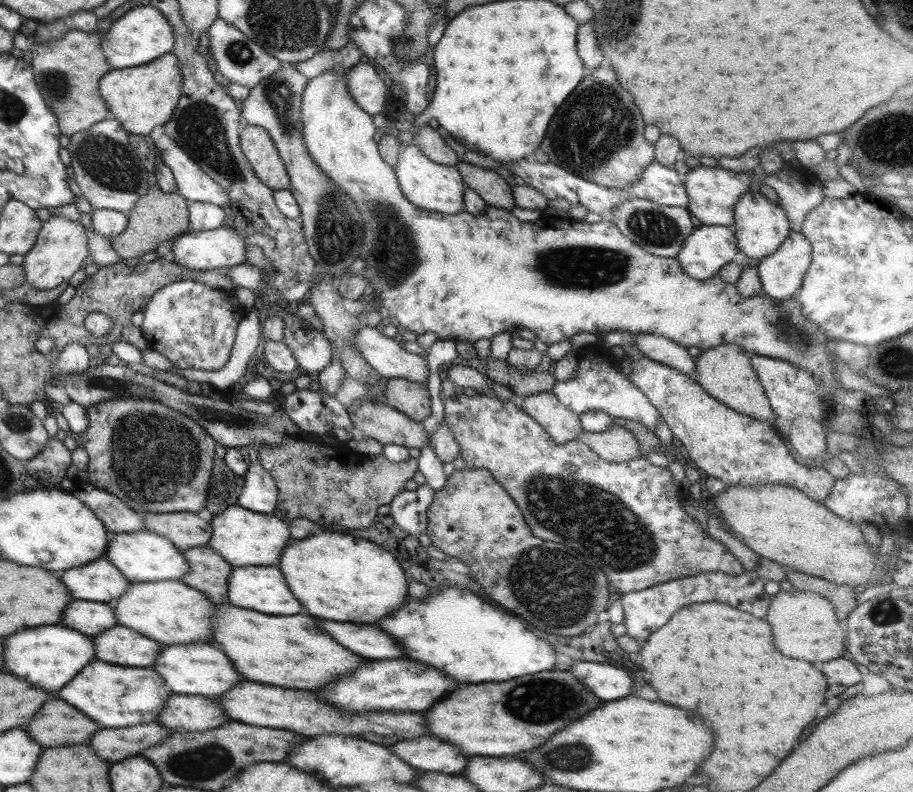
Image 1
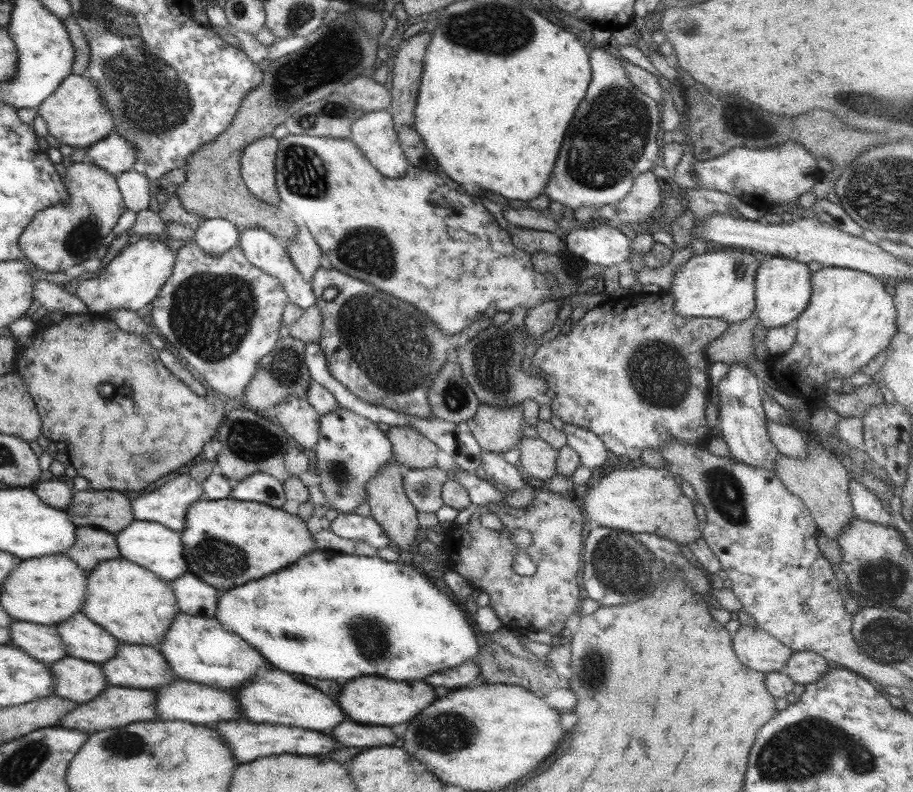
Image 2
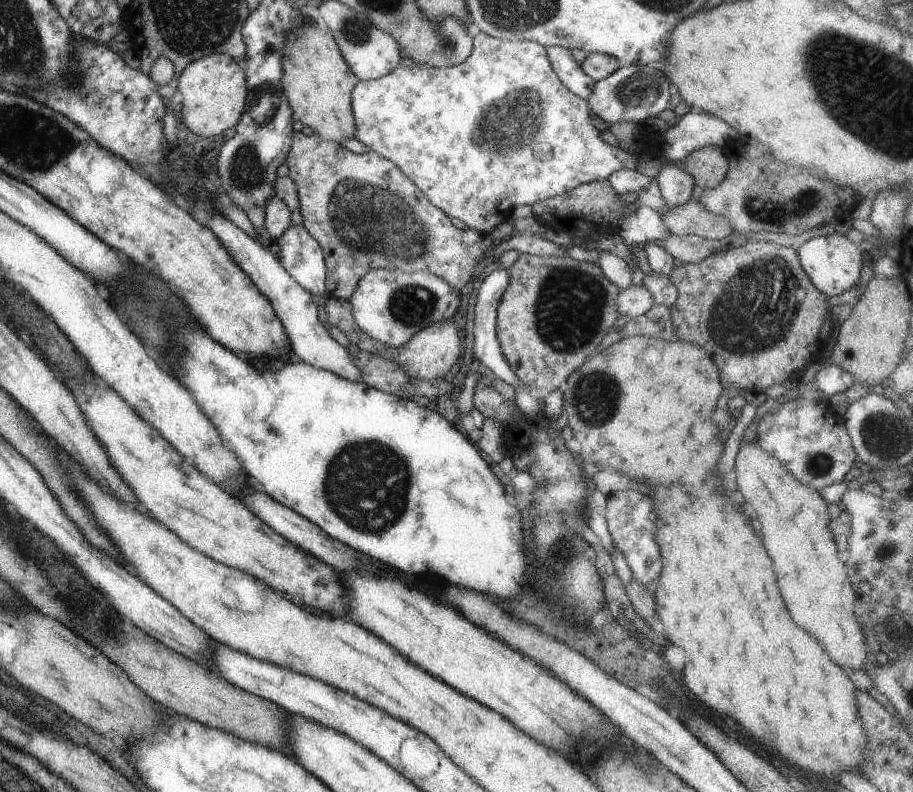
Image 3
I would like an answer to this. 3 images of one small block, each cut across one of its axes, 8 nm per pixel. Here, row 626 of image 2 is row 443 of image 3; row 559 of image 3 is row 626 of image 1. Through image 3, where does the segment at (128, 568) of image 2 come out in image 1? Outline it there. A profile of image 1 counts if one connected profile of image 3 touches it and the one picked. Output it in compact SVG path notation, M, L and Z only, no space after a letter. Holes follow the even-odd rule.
M226 603L216 609L212 642L230 658L236 672L244 678L282 688L314 690L318 686L338 681L334 678L352 673L350 670L362 664L360 656L350 654L350 650L342 650L342 646L338 646L334 640L326 638L307 614L296 614L292 618L276 618L274 615Z

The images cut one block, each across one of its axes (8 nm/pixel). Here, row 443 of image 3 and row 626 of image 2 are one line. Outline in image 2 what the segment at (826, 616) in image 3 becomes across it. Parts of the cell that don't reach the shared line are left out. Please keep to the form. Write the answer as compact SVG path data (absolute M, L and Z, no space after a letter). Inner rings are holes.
M741 626L734 634L738 660L758 673L782 672L793 650L758 626Z

